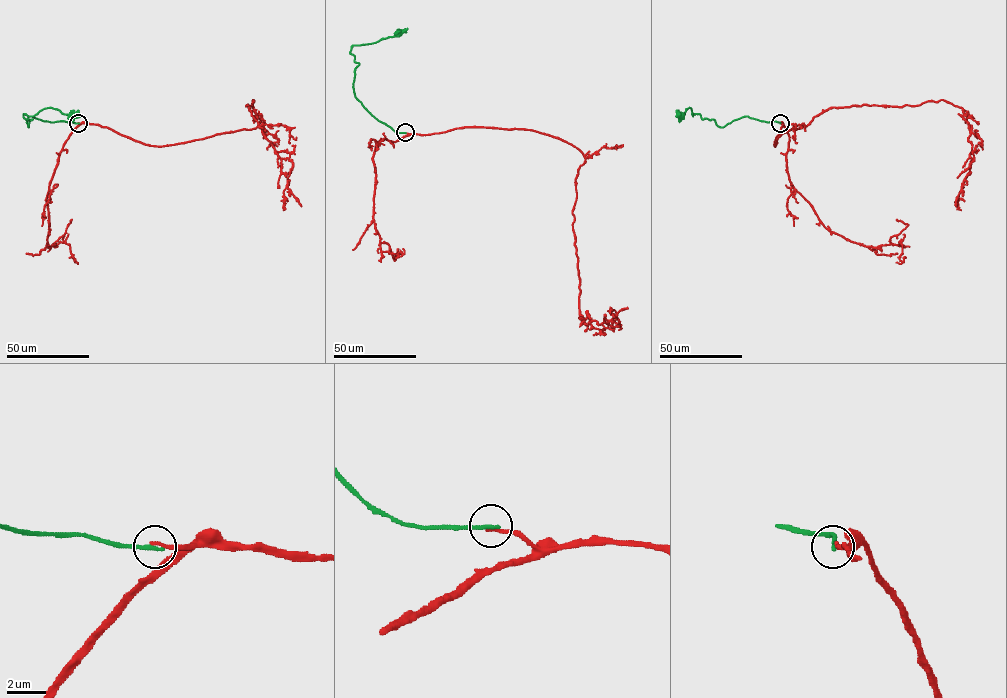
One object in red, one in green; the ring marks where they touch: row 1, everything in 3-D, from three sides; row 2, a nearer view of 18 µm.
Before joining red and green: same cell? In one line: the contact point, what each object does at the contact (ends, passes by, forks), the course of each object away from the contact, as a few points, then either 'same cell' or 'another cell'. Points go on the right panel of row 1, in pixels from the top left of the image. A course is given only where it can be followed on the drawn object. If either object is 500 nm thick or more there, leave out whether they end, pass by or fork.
place (780, 123); red ends; green ends; course red (780, 123), (774, 146), (784, 132), (833, 107), (942, 99), (960, 107), (972, 145), (960, 210); course green (780, 123), (747, 116), (720, 127), (715, 120), (702, 119), (698, 113), (693, 116), (689, 107), (680, 116); another cell

